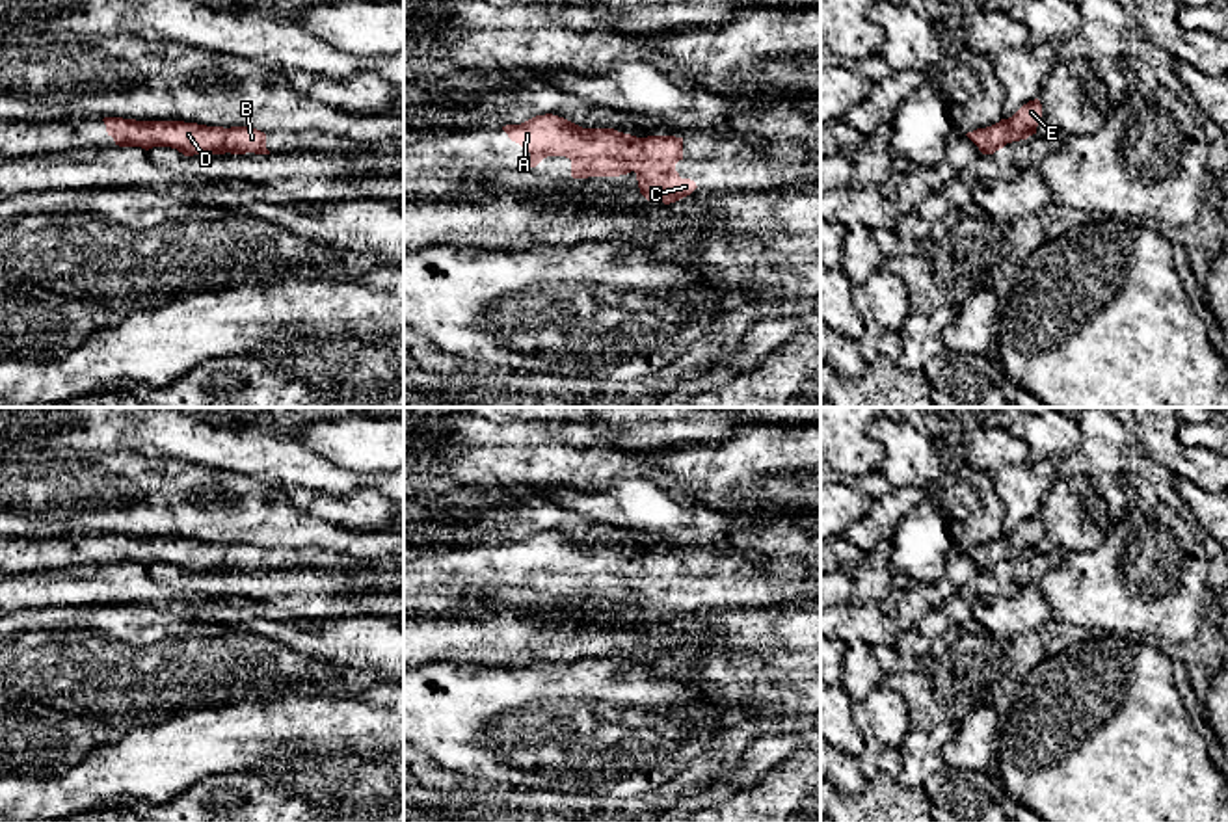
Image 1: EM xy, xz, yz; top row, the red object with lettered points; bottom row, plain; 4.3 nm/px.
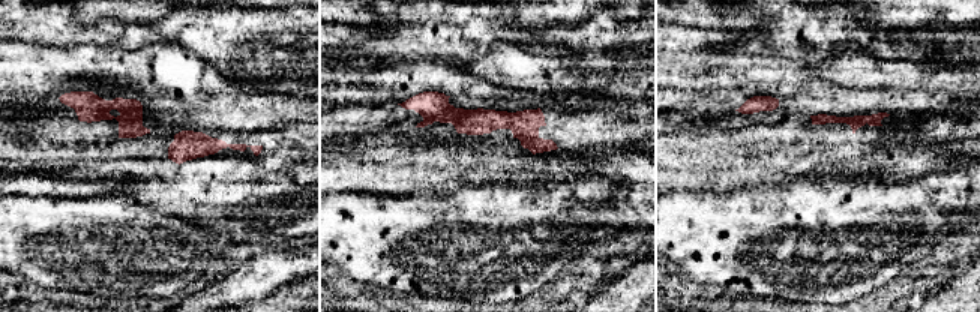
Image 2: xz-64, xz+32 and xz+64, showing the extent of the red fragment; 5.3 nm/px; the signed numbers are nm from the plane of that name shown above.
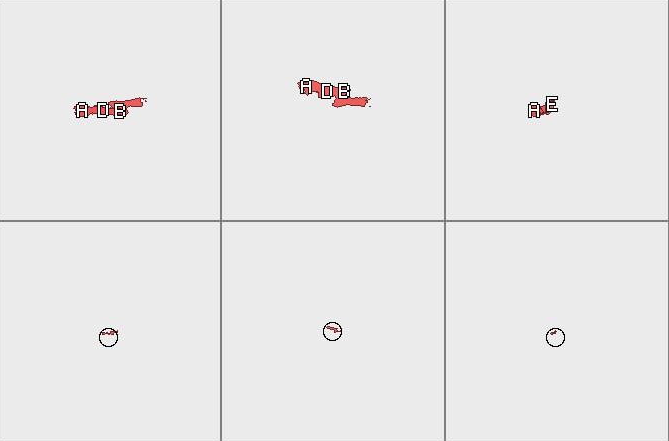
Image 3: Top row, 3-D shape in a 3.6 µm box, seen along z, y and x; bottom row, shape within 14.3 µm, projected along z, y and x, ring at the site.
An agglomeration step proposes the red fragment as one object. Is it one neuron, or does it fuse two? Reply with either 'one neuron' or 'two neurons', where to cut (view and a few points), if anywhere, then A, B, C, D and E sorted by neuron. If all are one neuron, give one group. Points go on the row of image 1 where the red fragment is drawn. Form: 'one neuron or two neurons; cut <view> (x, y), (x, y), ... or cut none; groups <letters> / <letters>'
one neuron; cut none; groups A B C D E

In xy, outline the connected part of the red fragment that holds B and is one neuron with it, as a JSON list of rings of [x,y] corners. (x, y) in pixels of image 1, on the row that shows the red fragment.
[[[104,117],[108,136],[119,147],[171,147],[184,156],[194,154],[270,154],[266,134],[251,126],[207,126],[184,121],[136,121]]]

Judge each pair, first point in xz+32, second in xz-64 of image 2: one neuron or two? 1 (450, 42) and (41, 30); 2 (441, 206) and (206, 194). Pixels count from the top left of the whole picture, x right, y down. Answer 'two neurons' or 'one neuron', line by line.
1: one neuron
2: two neurons

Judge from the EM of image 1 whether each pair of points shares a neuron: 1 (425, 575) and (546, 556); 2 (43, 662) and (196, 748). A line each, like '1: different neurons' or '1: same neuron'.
1: same neuron
2: different neurons

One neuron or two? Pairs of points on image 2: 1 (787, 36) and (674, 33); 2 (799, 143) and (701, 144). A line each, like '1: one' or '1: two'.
1: two
2: one

